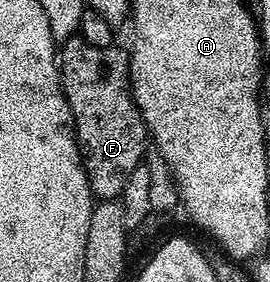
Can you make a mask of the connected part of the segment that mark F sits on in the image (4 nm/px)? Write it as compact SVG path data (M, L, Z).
M72 36L62 43L57 54L63 95L71 109L83 171L87 173L92 195L99 200L120 197L130 174L144 161L143 149L149 146L147 125L131 95L131 60L126 49L117 47L94 47L83 37Z

